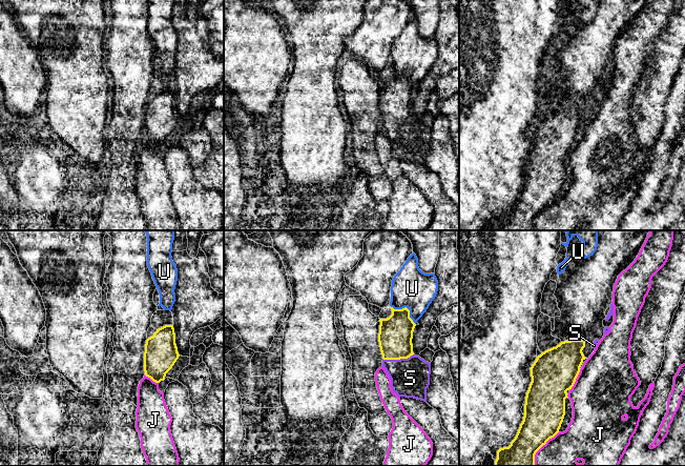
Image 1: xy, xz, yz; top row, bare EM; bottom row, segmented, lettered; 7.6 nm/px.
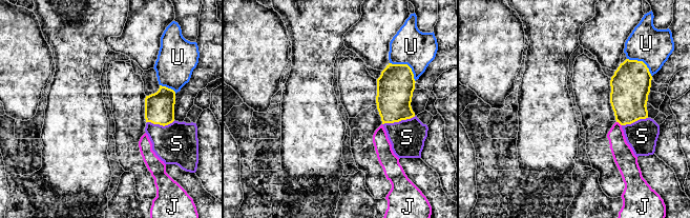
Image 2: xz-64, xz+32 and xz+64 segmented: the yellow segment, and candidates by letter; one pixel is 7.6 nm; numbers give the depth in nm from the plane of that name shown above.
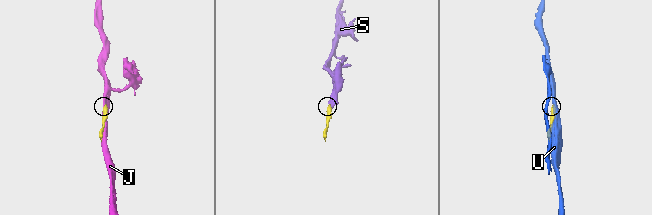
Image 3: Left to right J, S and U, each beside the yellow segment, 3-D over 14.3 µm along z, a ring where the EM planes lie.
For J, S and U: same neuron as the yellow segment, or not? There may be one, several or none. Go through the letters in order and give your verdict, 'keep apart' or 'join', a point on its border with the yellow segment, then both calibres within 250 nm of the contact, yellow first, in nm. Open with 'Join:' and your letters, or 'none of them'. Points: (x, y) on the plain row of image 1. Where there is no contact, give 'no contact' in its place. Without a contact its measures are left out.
Join: S
J: keep apart | yz (540, 211) | 300/320 nm
S: join | xz (398, 123) | 260/300 nm
U: keep apart | xz (407, 73) | 260/300 nm

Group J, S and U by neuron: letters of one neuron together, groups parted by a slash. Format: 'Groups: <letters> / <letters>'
Groups: J / S / U

